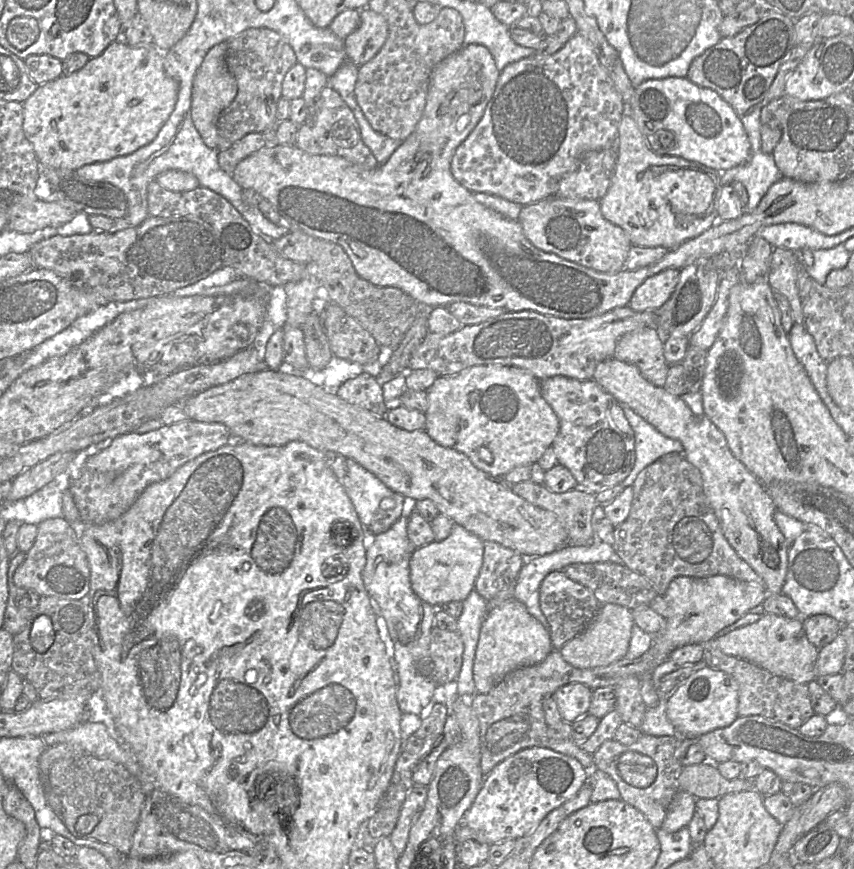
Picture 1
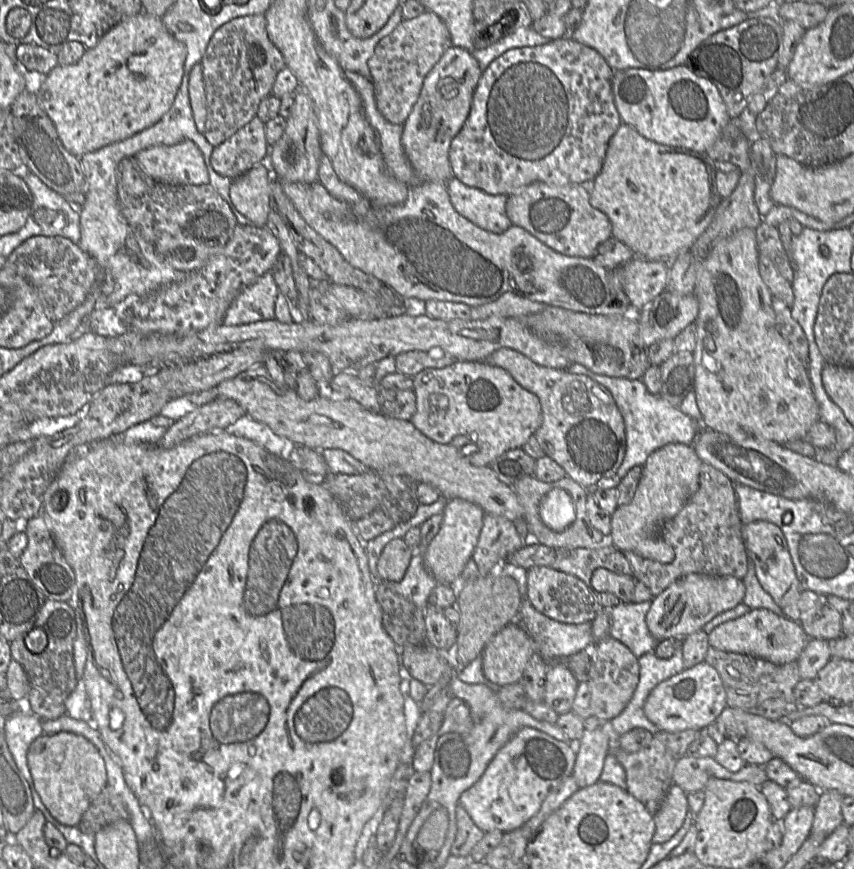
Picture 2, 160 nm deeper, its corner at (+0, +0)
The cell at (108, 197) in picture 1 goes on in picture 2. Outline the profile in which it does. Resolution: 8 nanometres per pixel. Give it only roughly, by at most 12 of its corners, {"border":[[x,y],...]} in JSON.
{"border":[[36,94],[10,112],[28,170],[65,199],[85,195],[80,157],[65,149]]}

